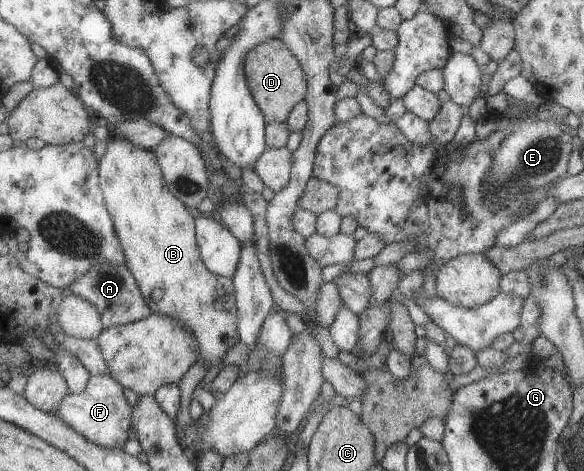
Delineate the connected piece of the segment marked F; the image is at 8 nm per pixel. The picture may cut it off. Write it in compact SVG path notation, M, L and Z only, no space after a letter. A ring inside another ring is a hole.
M90 375L85 388L78 393L65 395L56 406L53 414L63 419L83 438L96 445L121 449L129 438L132 407L125 401L123 387L111 376Z

